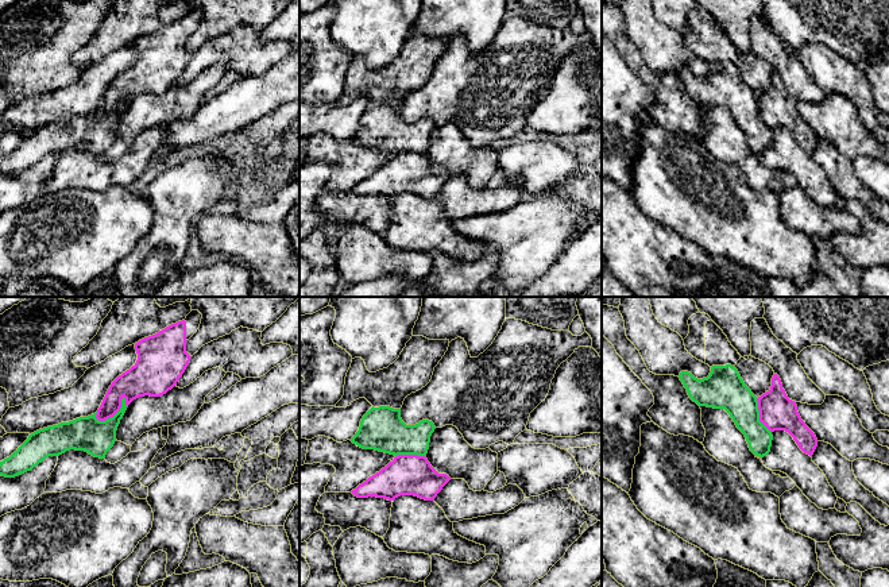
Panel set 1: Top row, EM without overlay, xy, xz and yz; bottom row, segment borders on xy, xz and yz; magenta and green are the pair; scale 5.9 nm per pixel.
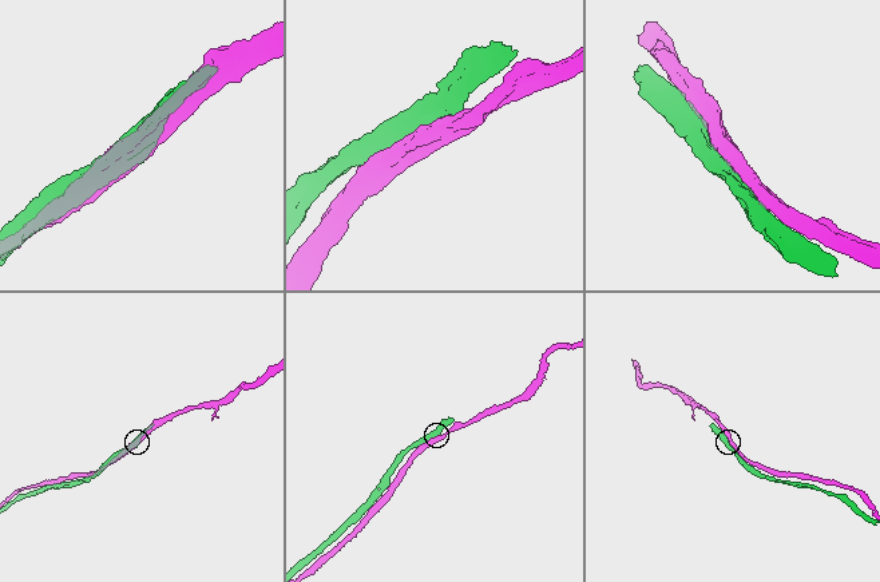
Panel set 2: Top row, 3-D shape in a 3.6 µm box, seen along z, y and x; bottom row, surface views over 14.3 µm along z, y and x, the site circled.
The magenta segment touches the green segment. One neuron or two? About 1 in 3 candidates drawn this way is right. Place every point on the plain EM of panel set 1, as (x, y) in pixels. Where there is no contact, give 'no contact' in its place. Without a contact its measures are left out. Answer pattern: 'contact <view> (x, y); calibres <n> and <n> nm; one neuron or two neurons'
contact xy (113, 112); calibres 180 and 200 nm; two neurons

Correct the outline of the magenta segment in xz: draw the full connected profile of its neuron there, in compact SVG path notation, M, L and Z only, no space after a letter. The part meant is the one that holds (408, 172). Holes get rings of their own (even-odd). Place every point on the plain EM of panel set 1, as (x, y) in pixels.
M398 152L351 190L357 196L376 194L394 198L401 193L414 193L434 198L449 178L451 175L438 171L425 154Z

